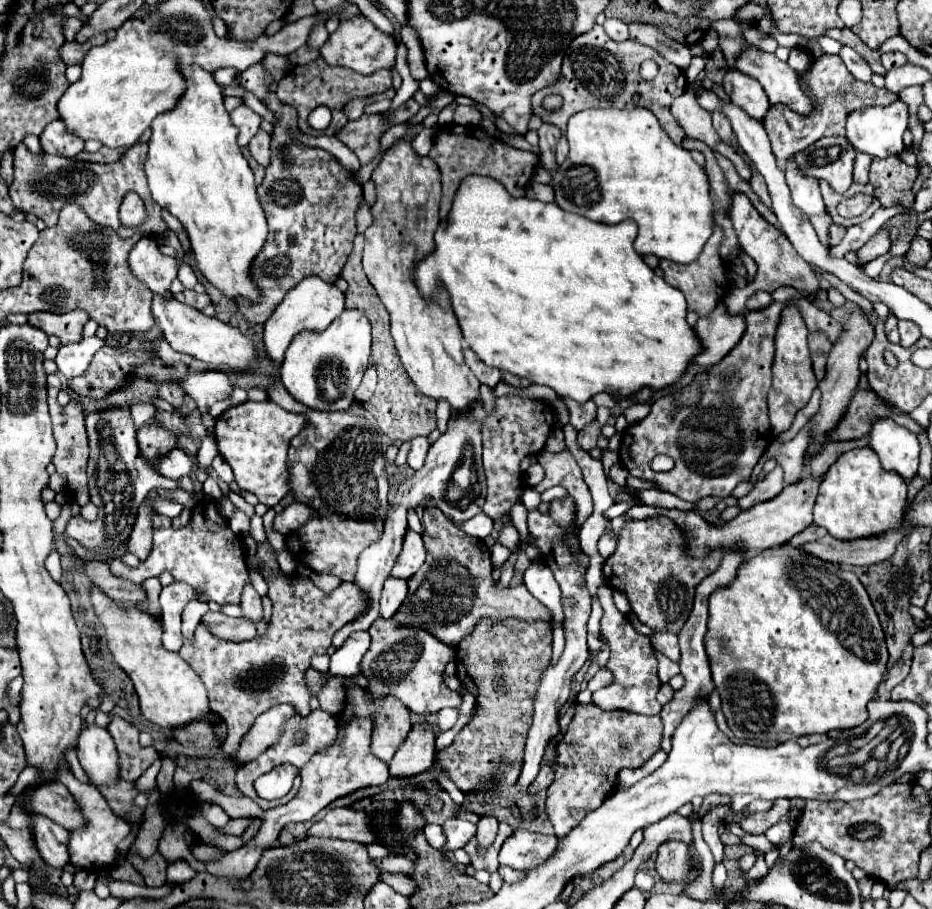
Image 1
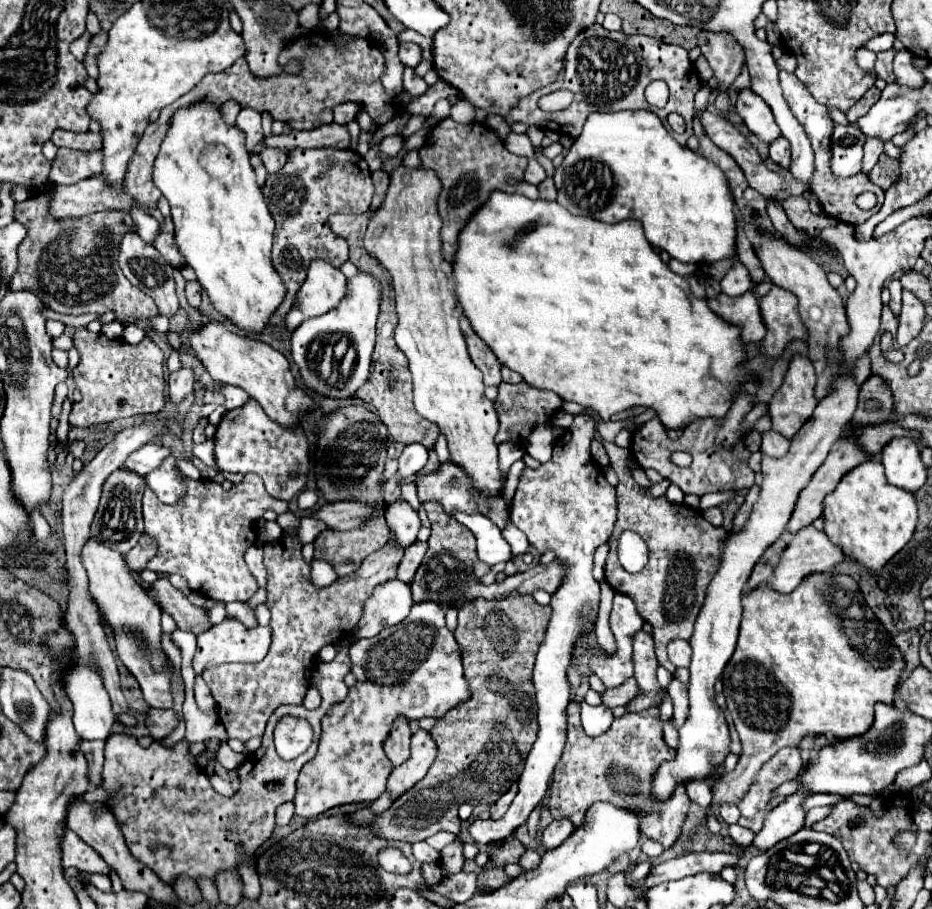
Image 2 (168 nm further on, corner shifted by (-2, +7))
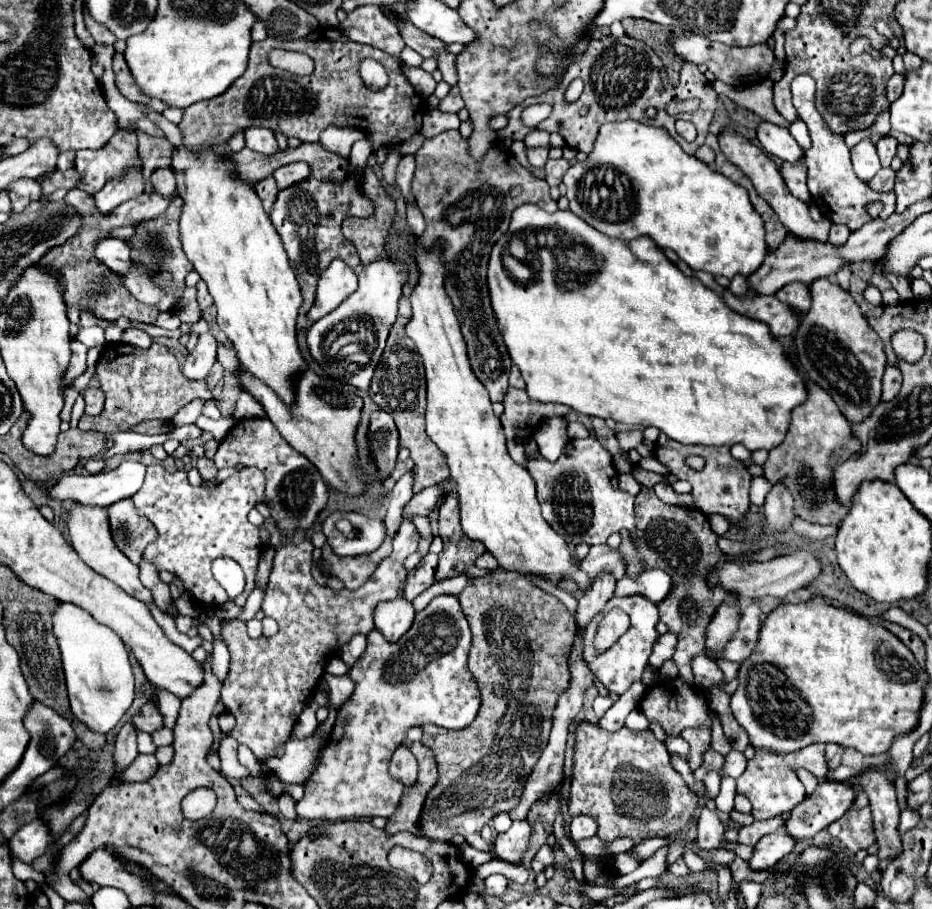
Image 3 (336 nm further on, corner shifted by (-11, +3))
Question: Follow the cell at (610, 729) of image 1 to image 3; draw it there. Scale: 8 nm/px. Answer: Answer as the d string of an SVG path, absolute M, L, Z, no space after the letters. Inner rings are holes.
M581 723L577 727L575 743L575 767L567 811L571 817L589 815L599 823L597 837L603 843L611 843L619 837L631 837L641 843L657 835L669 825L669 817L691 813L697 809L697 795L689 791L683 777L671 767L667 747L653 735L653 731L635 733L627 727L609 733L597 725ZM627 785L651 785L651 817L635 815L635 805L641 805L641 795L629 793Z

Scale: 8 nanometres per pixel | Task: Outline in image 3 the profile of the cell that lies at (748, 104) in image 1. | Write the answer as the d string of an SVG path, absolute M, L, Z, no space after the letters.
M769 121L761 123L757 129L757 139L765 153L779 157L781 161L795 163L803 157L803 149L797 145L797 141L791 137L791 133L783 127L777 127Z

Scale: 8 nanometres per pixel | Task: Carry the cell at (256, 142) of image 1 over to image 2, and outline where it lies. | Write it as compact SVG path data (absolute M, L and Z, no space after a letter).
M262 149L260 157L262 157L268 173L276 173L286 163L286 153L282 153L282 149Z

